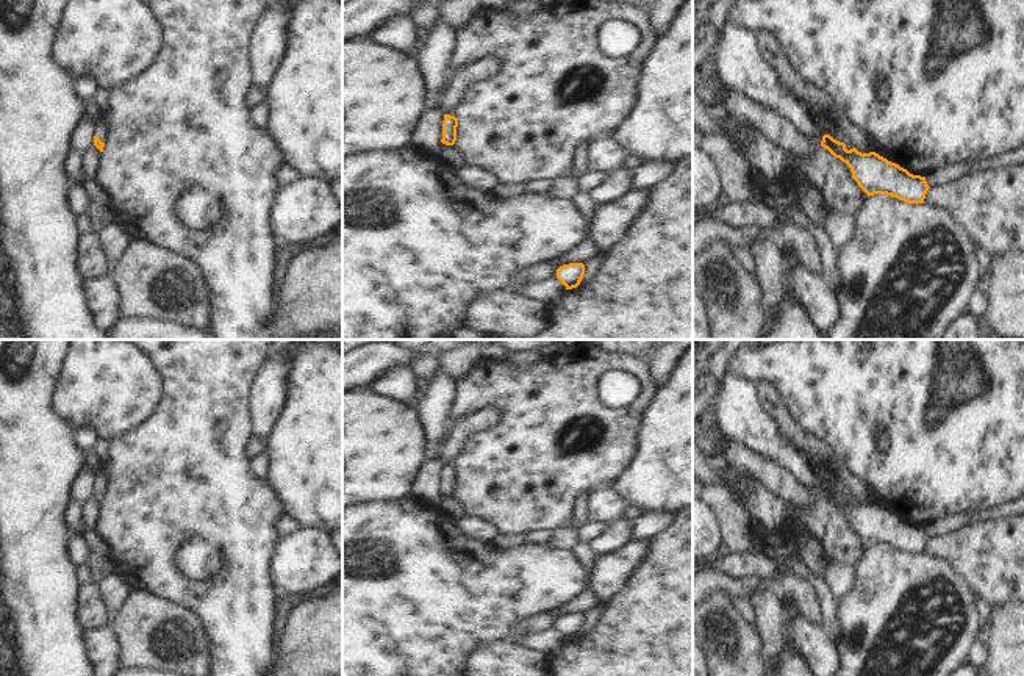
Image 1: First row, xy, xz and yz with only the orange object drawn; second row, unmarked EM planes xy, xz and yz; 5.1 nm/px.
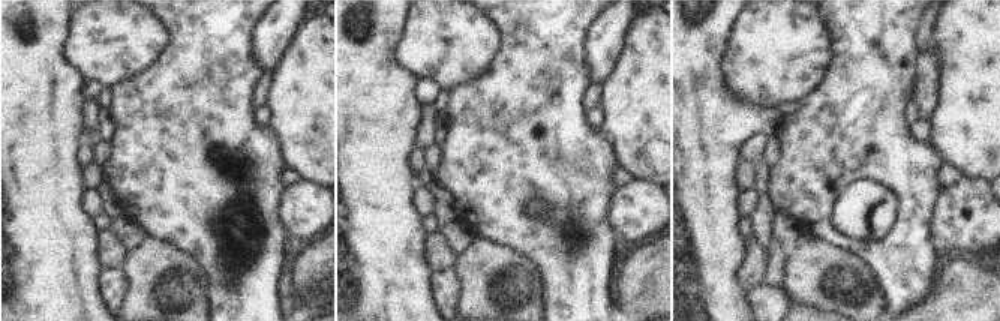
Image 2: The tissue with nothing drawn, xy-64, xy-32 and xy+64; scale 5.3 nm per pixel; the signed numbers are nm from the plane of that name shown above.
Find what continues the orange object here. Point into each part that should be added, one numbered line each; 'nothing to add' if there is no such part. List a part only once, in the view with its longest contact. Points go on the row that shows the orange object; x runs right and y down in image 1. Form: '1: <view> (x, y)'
1: xy (102, 133)

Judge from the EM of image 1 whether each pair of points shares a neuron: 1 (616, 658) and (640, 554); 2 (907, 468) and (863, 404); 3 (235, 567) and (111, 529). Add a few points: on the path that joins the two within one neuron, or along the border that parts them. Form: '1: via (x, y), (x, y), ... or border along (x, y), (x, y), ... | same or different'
1: border along (652, 542), (651, 553), (638, 573), (610, 601) | different
2: via (907, 451), (907, 443), (880, 417) | same
3: via (214, 532), (210, 528), (146, 528) | same

